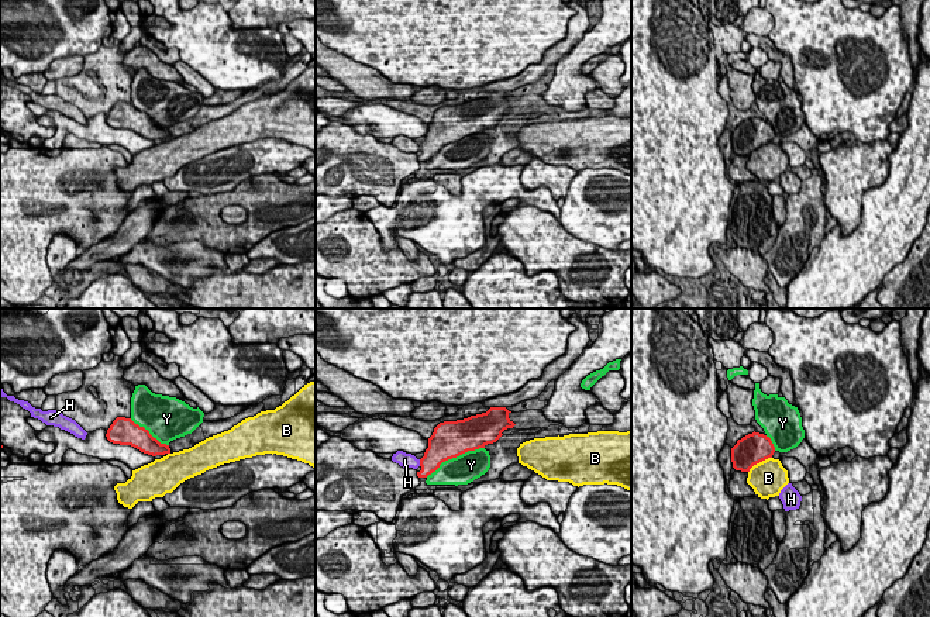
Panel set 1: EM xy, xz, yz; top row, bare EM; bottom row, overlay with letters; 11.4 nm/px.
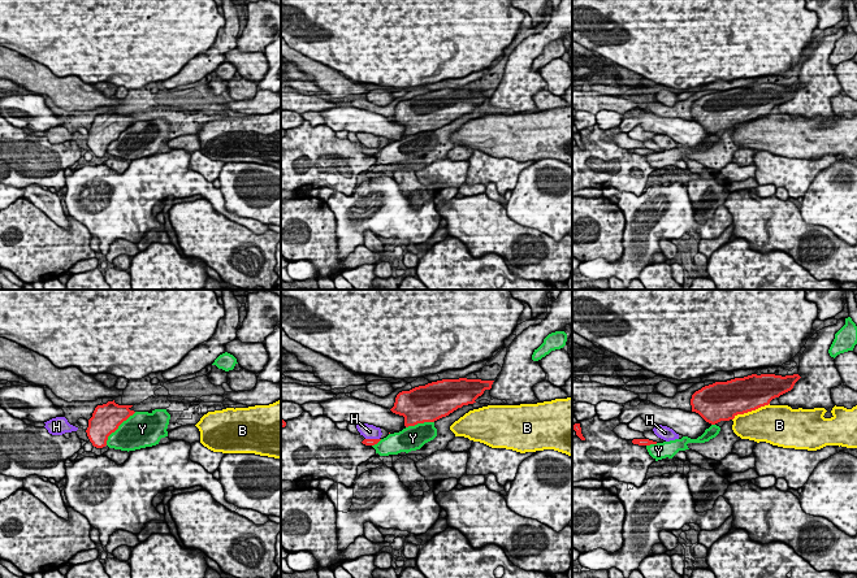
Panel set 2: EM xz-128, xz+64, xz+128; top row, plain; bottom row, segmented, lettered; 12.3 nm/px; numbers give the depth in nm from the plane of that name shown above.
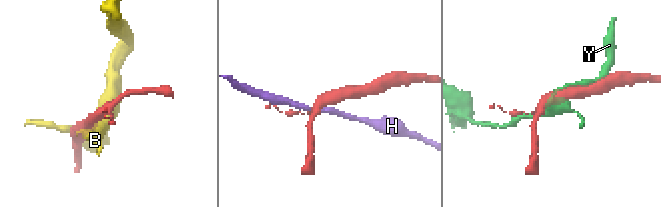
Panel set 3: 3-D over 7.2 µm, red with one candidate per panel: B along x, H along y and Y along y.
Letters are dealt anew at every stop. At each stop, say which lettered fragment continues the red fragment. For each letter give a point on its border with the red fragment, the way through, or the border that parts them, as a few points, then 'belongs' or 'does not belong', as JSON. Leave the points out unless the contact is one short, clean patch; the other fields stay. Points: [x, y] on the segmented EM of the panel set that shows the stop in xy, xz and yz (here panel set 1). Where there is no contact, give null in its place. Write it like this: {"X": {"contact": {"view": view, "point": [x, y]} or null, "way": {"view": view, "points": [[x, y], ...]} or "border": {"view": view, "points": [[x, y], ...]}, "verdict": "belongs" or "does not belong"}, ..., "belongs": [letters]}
{"B": {"contact": {"view": "yz", "point": [758, 462]}, "verdict": "does not belong"}, "H": {"contact": {"view": "xz", "point": [420, 462]}, "border": {"view": "xz", "points": [[419, 459], [420, 465]]}, "verdict": "does not belong"}, "Y": {"contact": {"view": "xz", "point": [454, 457]}, "verdict": "does not belong"}, "belongs": []}

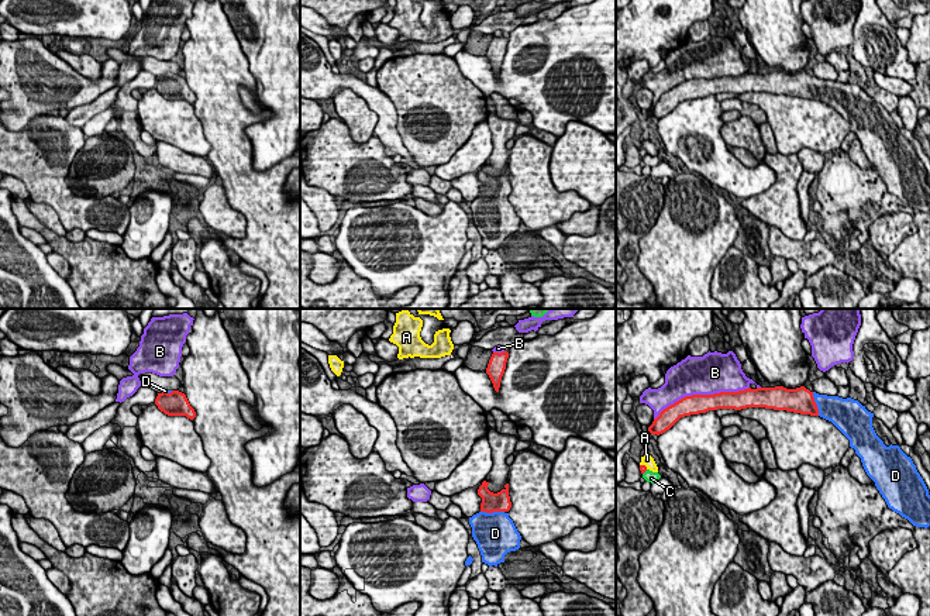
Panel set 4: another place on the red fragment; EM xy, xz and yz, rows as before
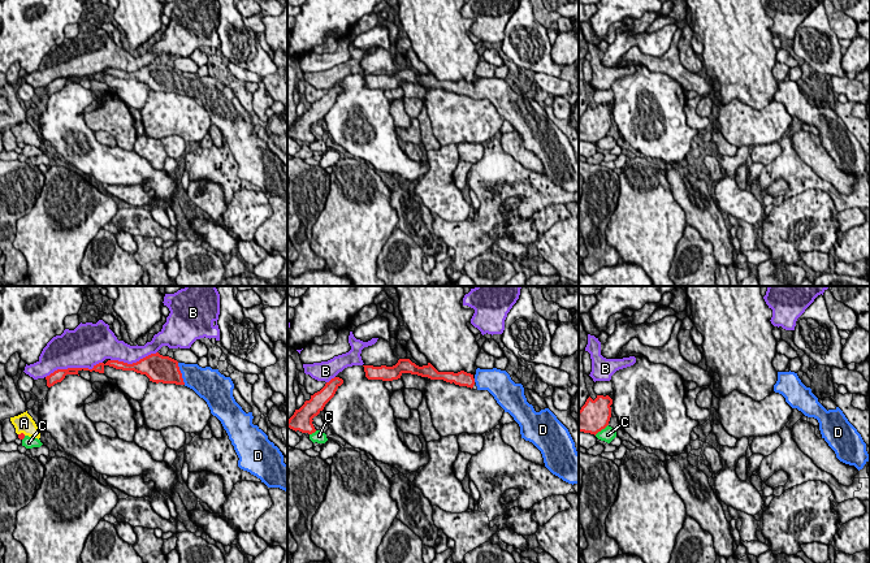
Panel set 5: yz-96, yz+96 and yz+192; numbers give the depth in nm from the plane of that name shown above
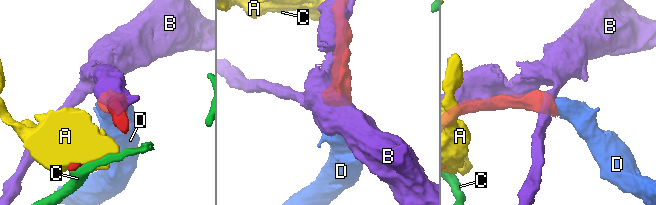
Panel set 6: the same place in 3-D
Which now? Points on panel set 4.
{"A": {"contact": {"view": "yz", "point": [644, 465]}, "verdict": "does not belong"}, "B": {"contact": {"view": "yz", "point": [701, 395]}, "verdict": "does not belong"}, "C": {"contact": {"view": "yz", "point": [644, 471]}, "verdict": "does not belong"}, "D": {"contact": {"view": "xz", "point": [492, 512]}, "way": {"view": "xz", "points": [[492, 502], [492, 512], [495, 533]]}, "verdict": "belongs"}, "belongs": ["D"]}

